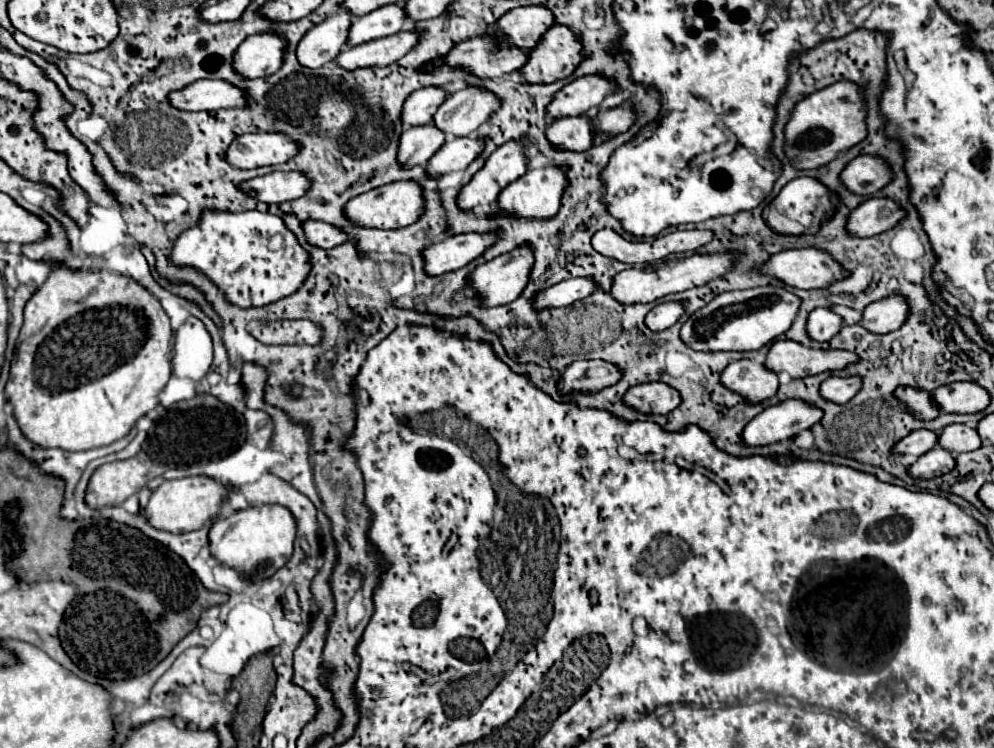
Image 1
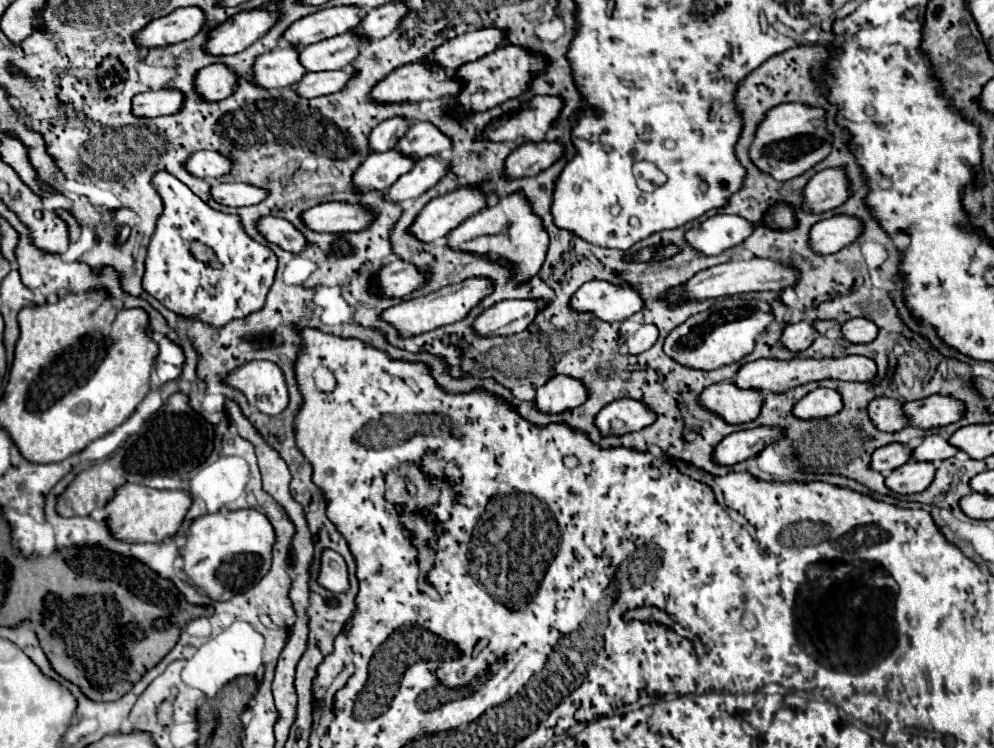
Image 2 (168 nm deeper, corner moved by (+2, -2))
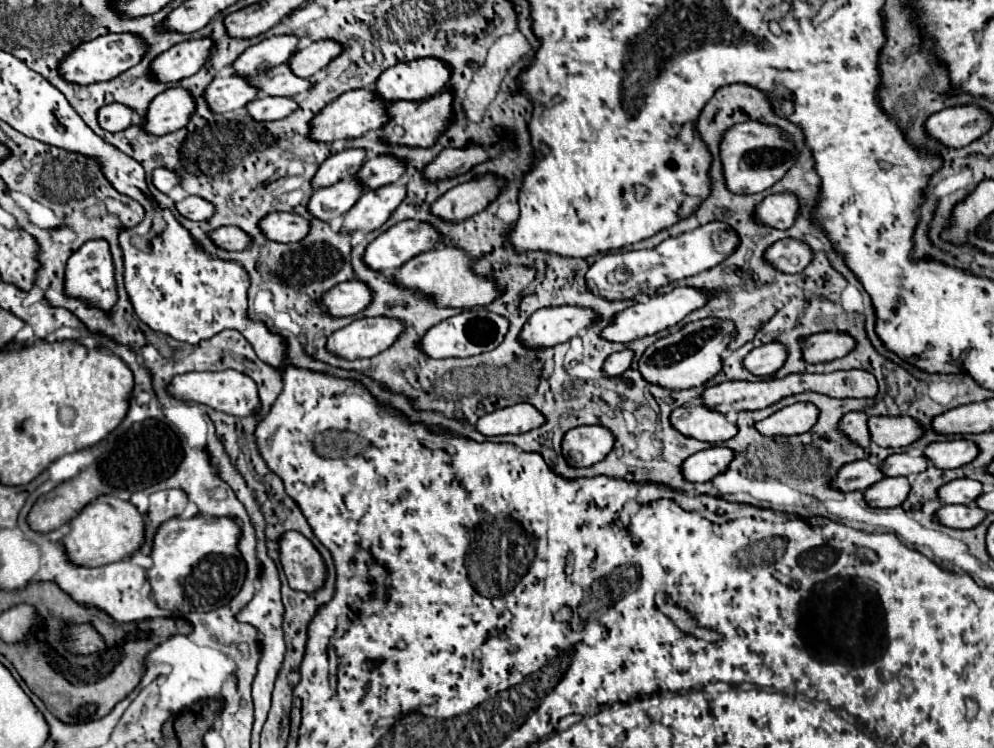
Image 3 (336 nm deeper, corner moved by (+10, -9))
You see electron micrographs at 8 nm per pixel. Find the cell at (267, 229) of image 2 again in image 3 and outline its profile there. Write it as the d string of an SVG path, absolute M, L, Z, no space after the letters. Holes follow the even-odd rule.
M219 227L211 233L211 239L229 251L243 251L247 247L251 247L251 235L239 227Z

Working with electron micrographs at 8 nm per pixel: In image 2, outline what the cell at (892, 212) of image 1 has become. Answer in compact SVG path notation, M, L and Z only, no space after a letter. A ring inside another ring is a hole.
M833 216L813 224L809 232L809 248L815 254L833 254L849 246L863 232L861 222L853 216Z

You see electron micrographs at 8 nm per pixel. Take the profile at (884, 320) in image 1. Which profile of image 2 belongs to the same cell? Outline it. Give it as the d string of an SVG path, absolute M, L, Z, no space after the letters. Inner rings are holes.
M851 318L841 324L841 336L851 344L867 344L875 340L879 328L867 318Z

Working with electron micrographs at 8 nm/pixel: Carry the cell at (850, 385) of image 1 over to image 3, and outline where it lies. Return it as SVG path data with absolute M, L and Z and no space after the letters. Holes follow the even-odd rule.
M795 403L779 409L771 417L757 423L763 435L799 435L807 433L819 419L819 409L813 403Z

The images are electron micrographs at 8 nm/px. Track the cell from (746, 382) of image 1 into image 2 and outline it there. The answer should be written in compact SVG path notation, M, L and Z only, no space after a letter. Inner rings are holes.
M713 384L699 396L699 404L705 404L709 412L721 416L727 424L745 424L759 416L761 396L757 390L741 390L735 384Z

